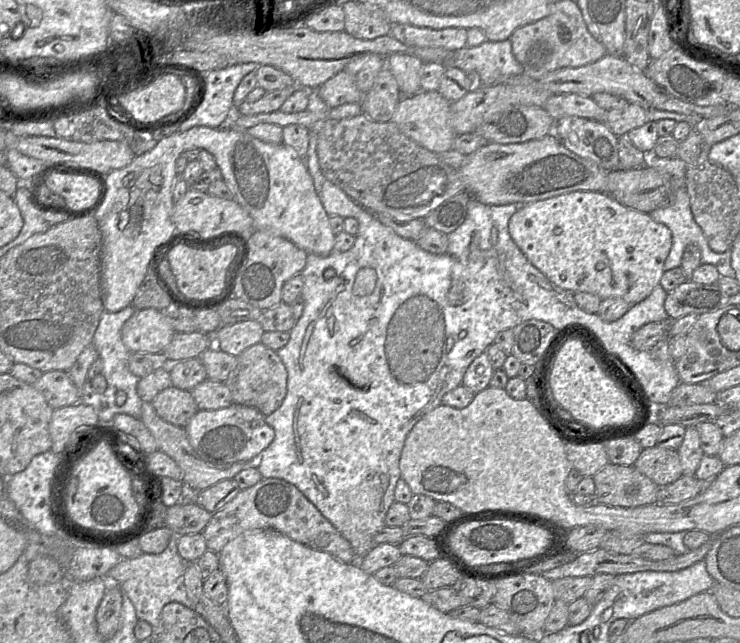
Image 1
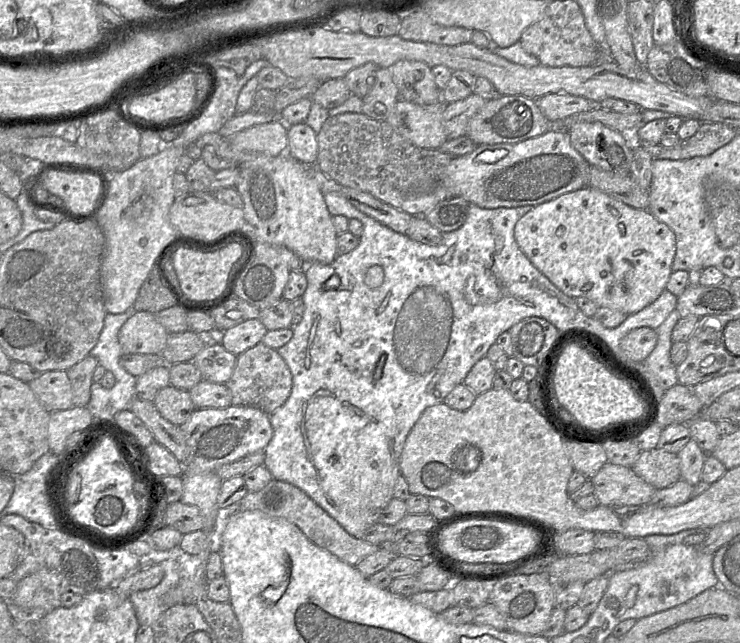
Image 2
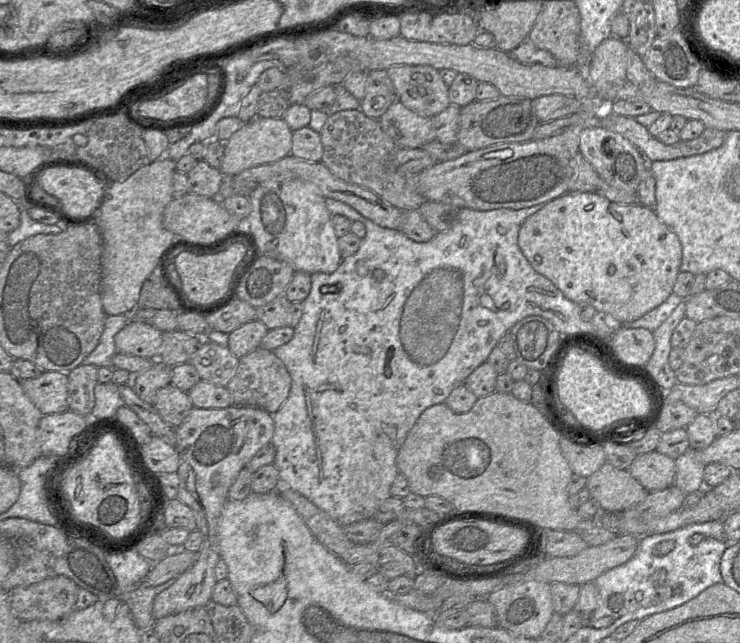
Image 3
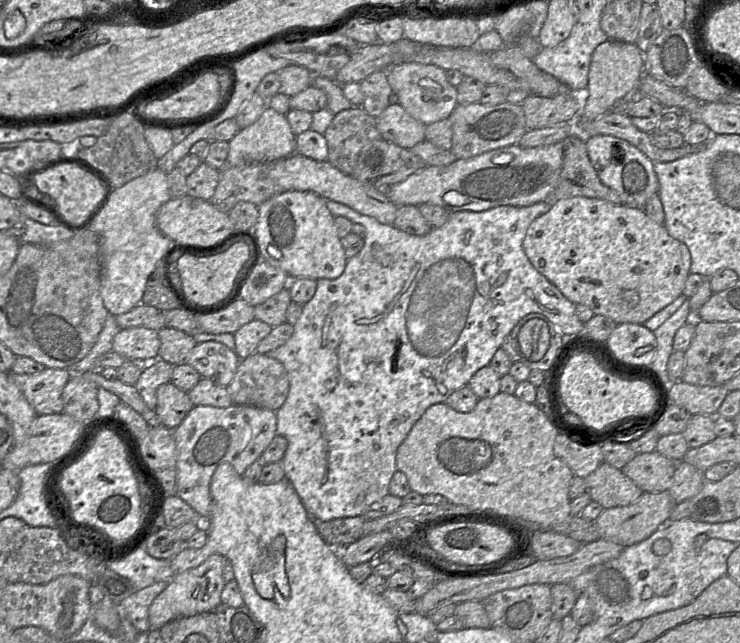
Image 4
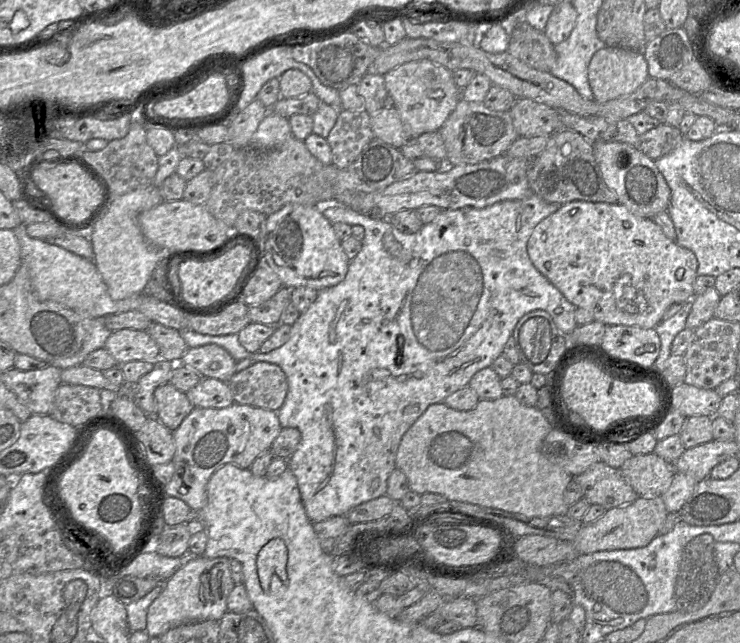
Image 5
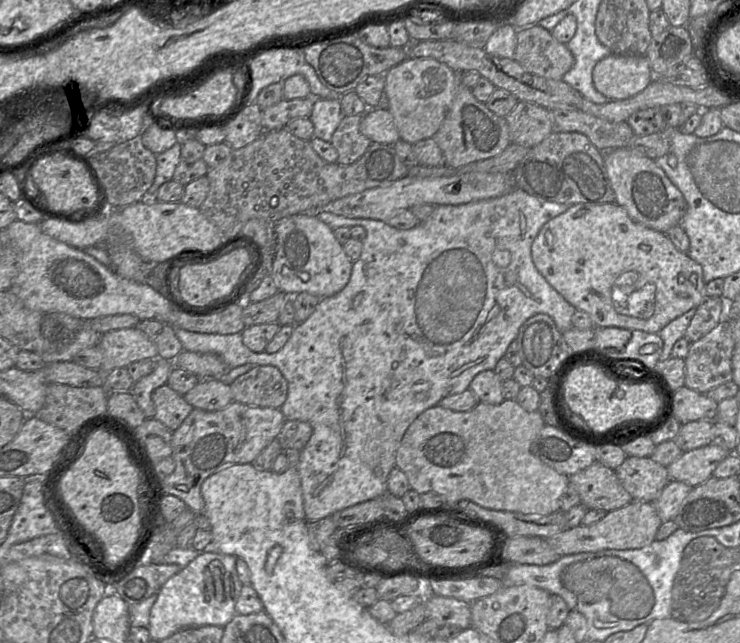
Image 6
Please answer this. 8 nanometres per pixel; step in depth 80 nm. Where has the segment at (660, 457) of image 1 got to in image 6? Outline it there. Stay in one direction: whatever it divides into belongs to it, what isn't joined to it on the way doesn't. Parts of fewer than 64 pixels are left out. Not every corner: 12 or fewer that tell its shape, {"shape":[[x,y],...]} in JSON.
{"shape":[[627,456],[615,472],[633,501],[654,502],[670,481],[651,457]]}

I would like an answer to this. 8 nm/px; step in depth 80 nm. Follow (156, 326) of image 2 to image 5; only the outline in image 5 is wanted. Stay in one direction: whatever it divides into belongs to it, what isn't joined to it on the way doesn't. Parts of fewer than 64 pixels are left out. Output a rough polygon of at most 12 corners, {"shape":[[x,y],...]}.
{"shape":[[144,330],[113,331],[104,348],[117,365],[155,361],[156,342]]}

